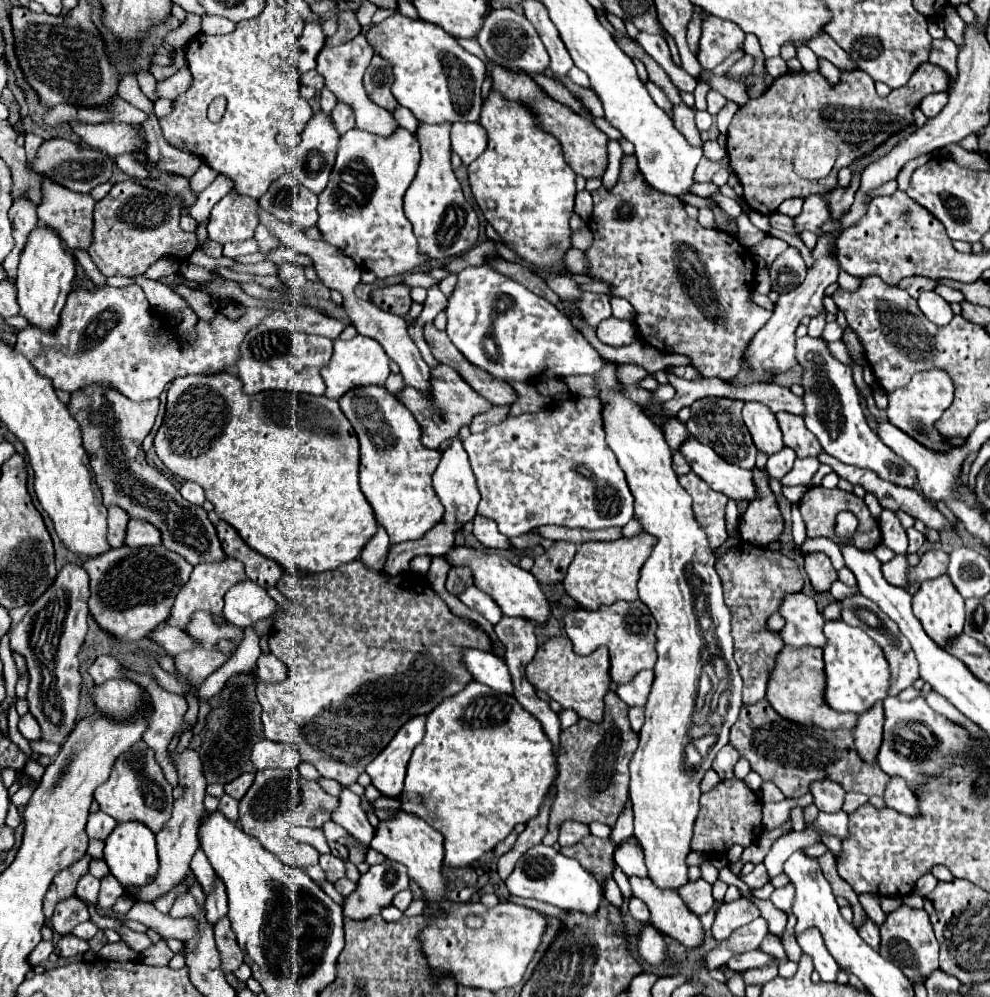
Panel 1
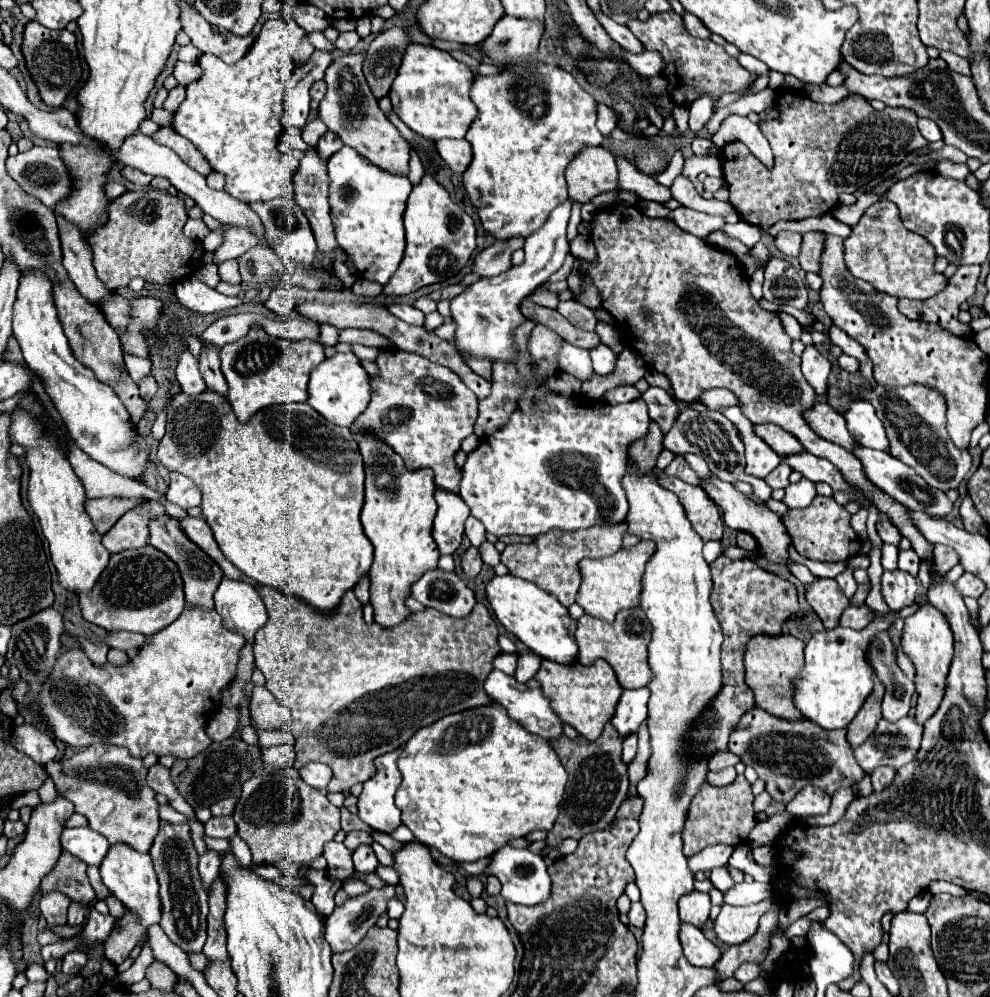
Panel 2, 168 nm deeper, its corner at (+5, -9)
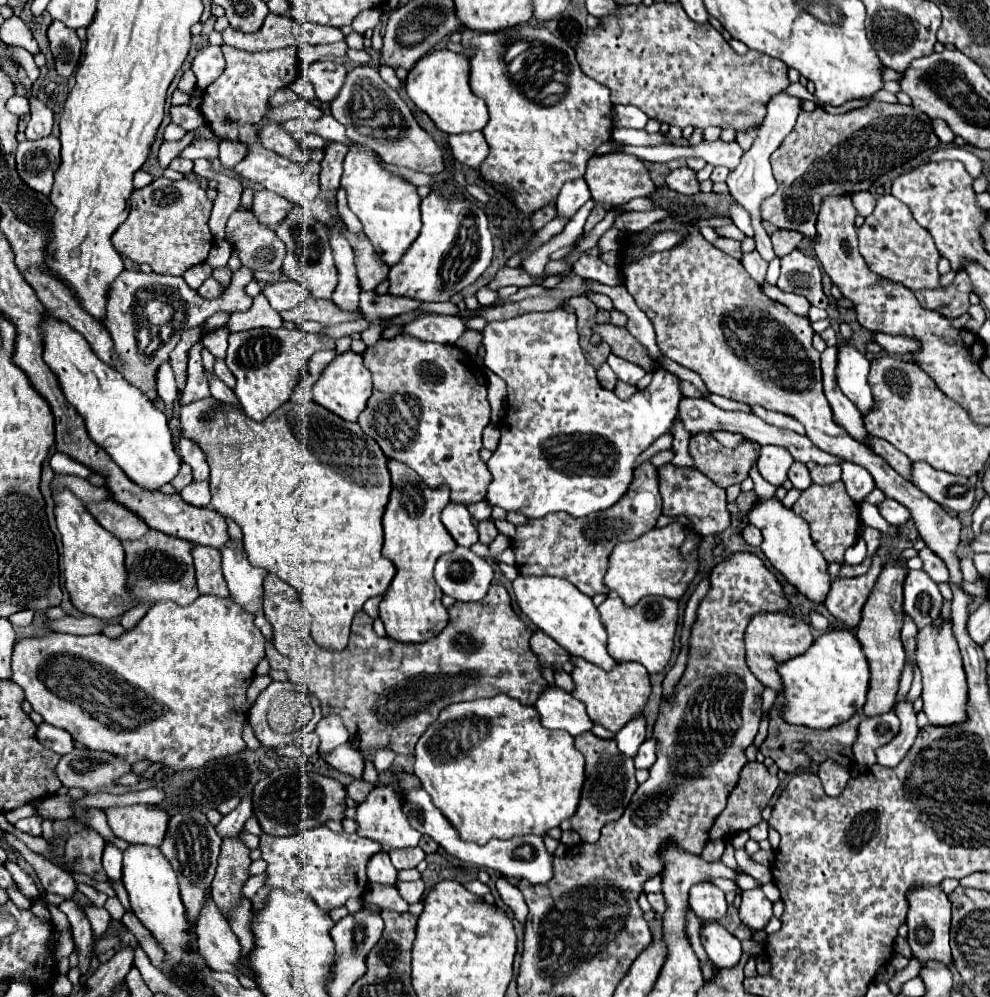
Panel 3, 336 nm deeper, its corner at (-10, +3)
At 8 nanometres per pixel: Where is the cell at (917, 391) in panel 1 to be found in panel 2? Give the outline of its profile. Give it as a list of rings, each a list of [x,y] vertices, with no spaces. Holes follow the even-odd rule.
[[[909,384],[903,388],[885,388],[875,386],[873,390],[861,390],[861,396],[867,398],[881,418],[887,438],[891,444],[891,454],[901,462],[909,464],[931,488],[943,492],[953,490],[961,484],[965,474],[971,468],[971,456],[967,450],[955,448],[945,430],[945,396],[925,384]]]

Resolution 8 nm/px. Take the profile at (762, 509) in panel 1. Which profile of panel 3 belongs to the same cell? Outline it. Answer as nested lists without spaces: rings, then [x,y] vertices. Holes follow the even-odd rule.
[[[748,524],[744,530],[742,530],[742,538],[750,544],[750,546],[760,546],[760,540],[762,540],[762,532],[756,528],[756,526],[752,526],[752,524]]]

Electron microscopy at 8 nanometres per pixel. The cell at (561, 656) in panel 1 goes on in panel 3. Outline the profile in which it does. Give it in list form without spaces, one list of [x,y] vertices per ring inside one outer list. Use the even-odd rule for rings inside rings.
[[[572,658],[572,662],[574,662],[572,680],[576,686],[572,696],[576,696],[580,702],[584,702],[586,712],[594,724],[600,724],[606,730],[616,734],[630,720],[634,720],[636,716],[640,716],[644,712],[644,706],[652,692],[650,678],[648,678],[648,672],[644,666],[640,666],[636,662],[628,662],[628,664],[618,664],[614,670],[606,672],[600,666],[586,662],[582,658]]]

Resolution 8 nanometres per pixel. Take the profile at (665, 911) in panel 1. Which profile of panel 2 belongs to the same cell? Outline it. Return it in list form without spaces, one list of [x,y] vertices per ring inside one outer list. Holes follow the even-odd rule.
[[[681,922],[679,940],[685,958],[693,966],[715,966],[715,962],[721,958],[721,950],[711,940],[707,940],[705,934],[693,924]]]

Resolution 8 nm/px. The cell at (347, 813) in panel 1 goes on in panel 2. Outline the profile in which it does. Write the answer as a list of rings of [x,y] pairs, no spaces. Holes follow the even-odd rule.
[[[361,844],[353,850],[353,864],[357,872],[373,872],[377,868],[377,858],[375,852],[369,844]]]

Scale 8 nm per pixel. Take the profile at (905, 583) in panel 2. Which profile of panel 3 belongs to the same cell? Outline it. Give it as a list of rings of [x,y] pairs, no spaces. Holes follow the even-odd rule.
[[[910,570],[904,582],[904,612],[922,630],[940,618],[944,598],[938,584],[924,570]]]

